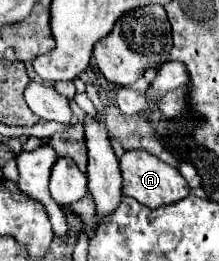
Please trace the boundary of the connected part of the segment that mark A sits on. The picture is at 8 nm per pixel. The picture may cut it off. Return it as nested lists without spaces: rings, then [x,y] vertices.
[[[146,150],[124,152],[120,158],[120,170],[122,170],[122,178],[124,178],[124,186],[122,186],[124,196],[138,200],[140,204],[144,204],[152,210],[158,206],[164,206],[164,204],[174,204],[190,194],[190,186],[182,178],[182,174],[174,166],[158,160],[154,154],[146,152]]]

